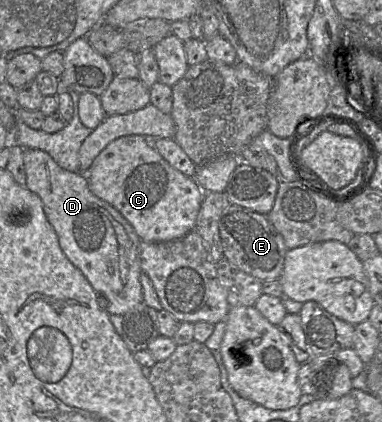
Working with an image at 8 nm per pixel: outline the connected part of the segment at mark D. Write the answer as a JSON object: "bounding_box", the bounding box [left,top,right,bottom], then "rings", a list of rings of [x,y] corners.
{"bounding_box":[23,149,143,316],"rings":[[[23,149],[25,186],[40,197],[63,253],[99,295],[99,306],[109,314],[122,316],[133,310],[143,302],[143,295],[138,256],[140,239],[131,224],[112,205],[92,193],[85,173],[61,168],[43,150]]]}

